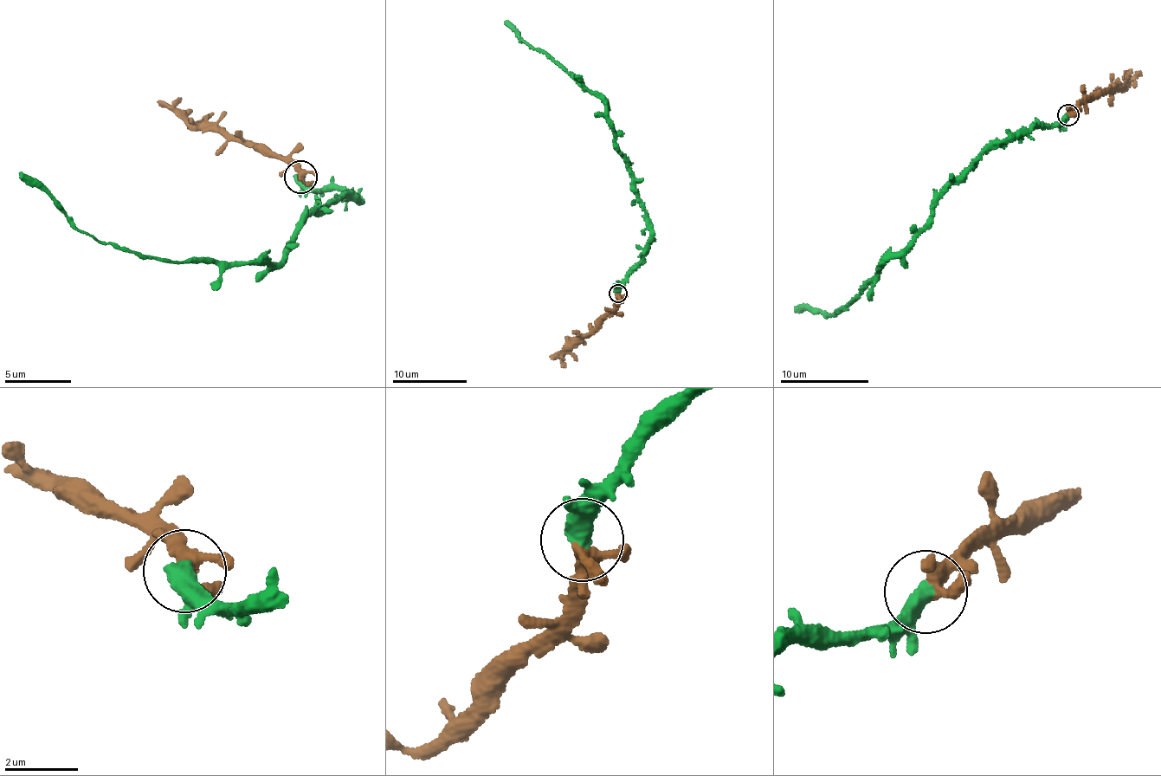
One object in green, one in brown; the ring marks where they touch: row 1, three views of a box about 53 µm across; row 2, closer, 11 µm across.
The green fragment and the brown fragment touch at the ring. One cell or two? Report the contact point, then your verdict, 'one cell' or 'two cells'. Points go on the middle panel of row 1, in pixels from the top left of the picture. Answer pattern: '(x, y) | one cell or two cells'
(617, 293) | one cell

